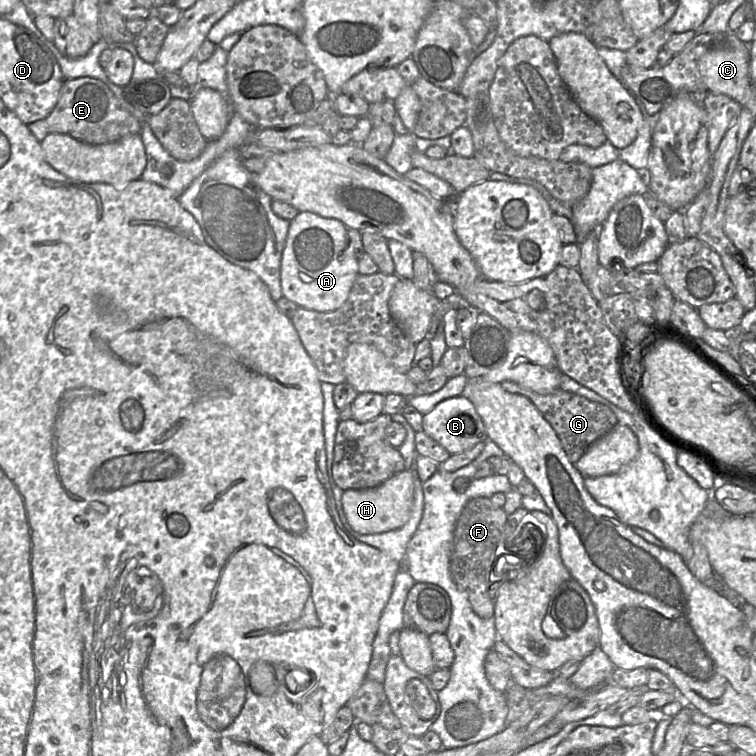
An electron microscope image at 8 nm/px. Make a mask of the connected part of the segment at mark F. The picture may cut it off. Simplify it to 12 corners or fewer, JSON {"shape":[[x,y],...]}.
{"shape":[[471,499],[455,526],[450,575],[473,611],[494,617],[488,581],[508,515]]}

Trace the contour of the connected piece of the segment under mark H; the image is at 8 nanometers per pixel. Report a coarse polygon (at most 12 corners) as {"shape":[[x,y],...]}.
{"shape":[[403,470],[372,489],[348,489],[342,507],[358,534],[410,518],[414,477]]}

